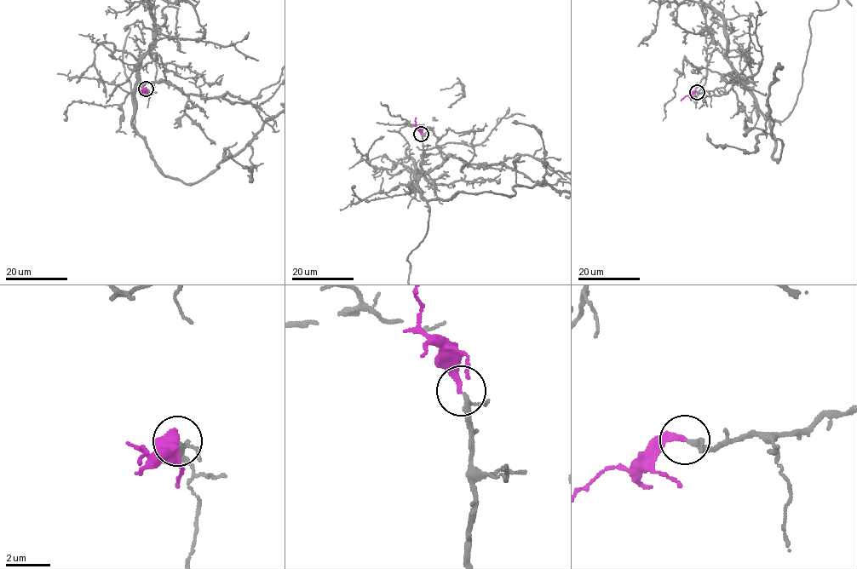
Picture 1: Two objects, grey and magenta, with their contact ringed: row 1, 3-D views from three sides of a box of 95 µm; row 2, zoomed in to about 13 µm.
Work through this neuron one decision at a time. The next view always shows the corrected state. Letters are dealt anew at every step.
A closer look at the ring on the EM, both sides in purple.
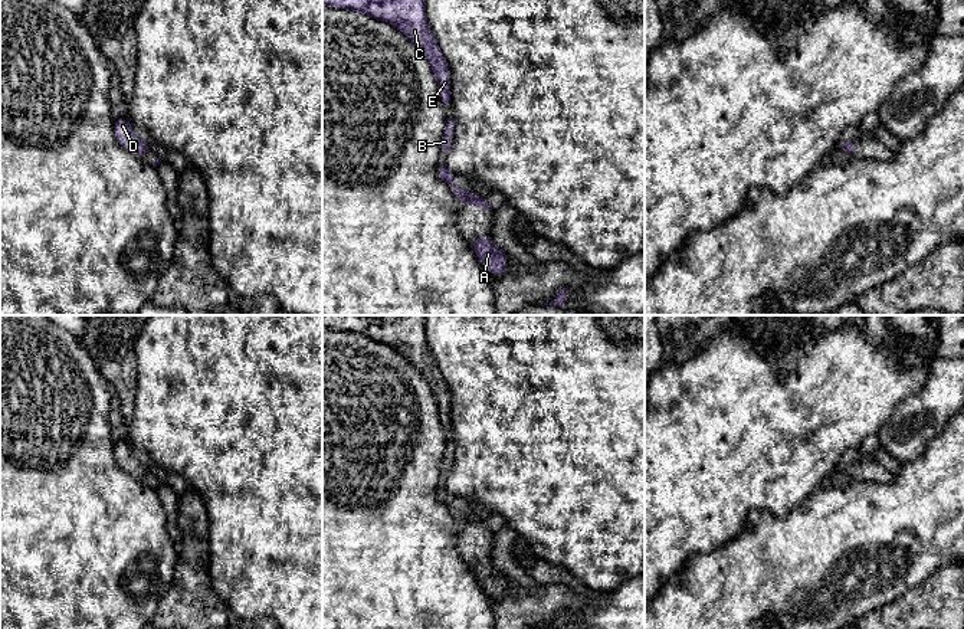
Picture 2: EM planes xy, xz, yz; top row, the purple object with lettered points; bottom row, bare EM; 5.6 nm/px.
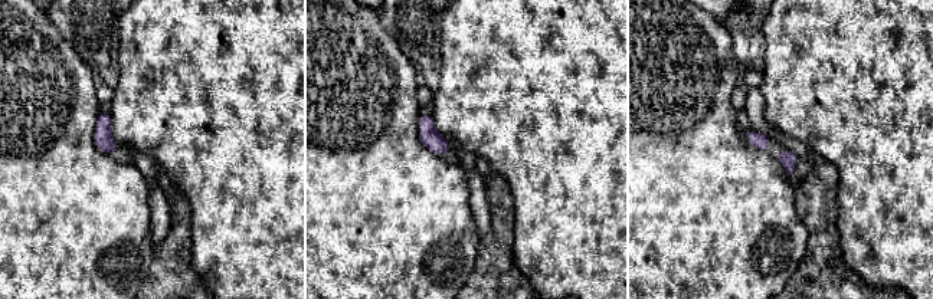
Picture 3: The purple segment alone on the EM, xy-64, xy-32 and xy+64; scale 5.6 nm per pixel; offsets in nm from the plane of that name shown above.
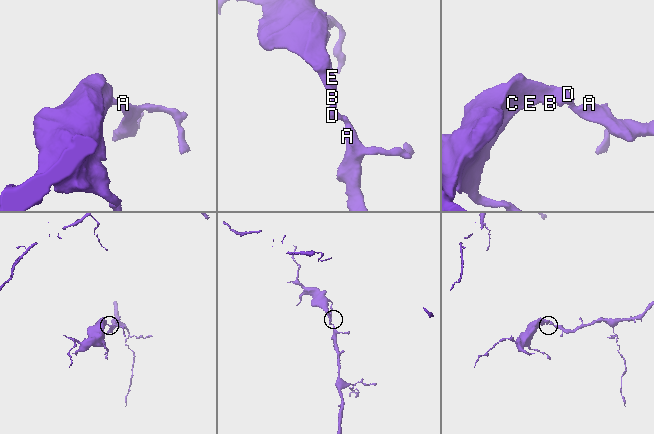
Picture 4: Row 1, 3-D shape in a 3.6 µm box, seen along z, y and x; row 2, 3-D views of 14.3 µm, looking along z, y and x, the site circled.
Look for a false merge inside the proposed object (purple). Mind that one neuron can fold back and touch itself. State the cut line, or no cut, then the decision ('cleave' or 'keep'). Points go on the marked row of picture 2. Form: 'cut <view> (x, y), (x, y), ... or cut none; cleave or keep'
cut none; keep

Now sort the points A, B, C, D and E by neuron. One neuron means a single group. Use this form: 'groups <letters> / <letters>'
groups A B C D E

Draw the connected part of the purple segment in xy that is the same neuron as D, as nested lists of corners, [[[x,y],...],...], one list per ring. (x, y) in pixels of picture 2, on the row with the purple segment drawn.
[[[122,115],[114,122],[115,138],[121,147],[124,147],[128,153],[141,157],[141,155],[153,155],[148,148],[148,142],[142,141],[131,128],[128,119]]]

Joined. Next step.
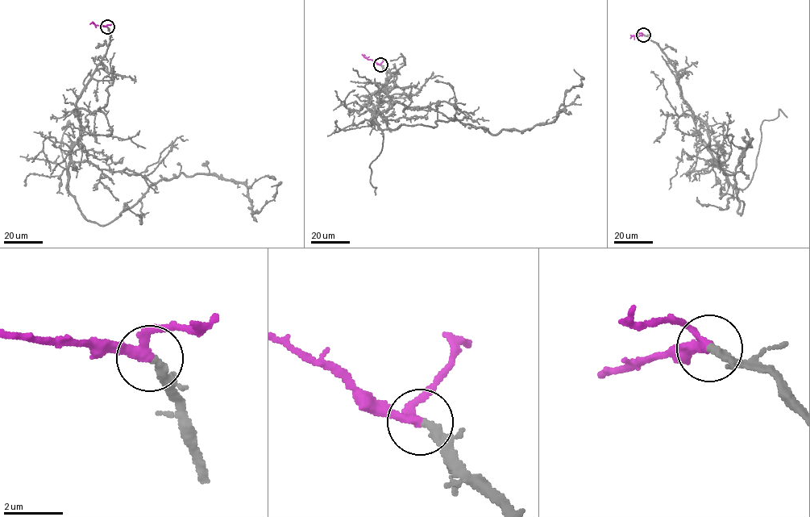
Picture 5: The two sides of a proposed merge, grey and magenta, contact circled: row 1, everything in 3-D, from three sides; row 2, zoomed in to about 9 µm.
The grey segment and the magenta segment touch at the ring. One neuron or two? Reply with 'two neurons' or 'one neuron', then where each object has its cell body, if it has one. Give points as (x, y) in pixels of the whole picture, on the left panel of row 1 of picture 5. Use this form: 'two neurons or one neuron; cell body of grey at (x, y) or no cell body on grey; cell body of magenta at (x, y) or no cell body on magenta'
one neuron; no cell body on grey; no cell body on magenta

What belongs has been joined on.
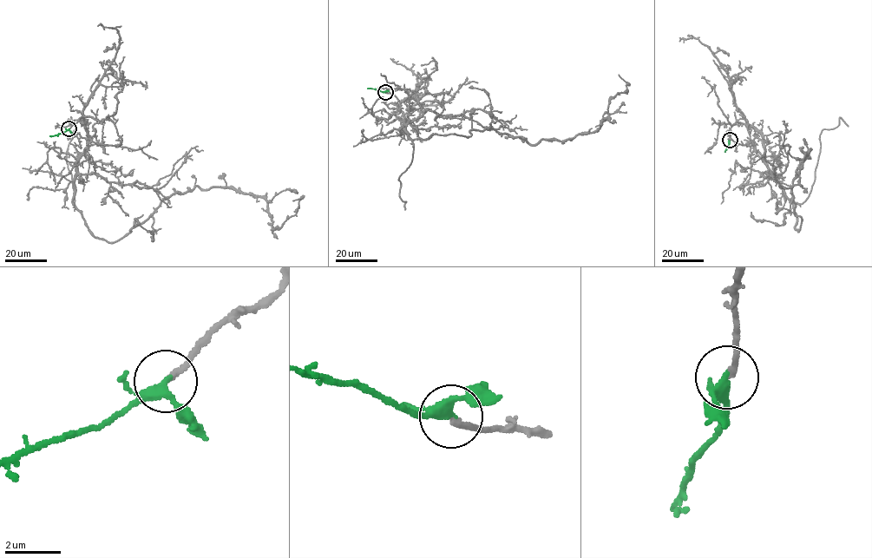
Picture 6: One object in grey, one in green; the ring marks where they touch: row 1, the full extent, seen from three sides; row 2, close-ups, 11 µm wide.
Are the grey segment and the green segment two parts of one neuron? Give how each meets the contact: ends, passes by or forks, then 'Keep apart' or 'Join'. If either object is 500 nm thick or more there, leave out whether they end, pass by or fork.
At the ring grey ends. At the ring green forks. Join

